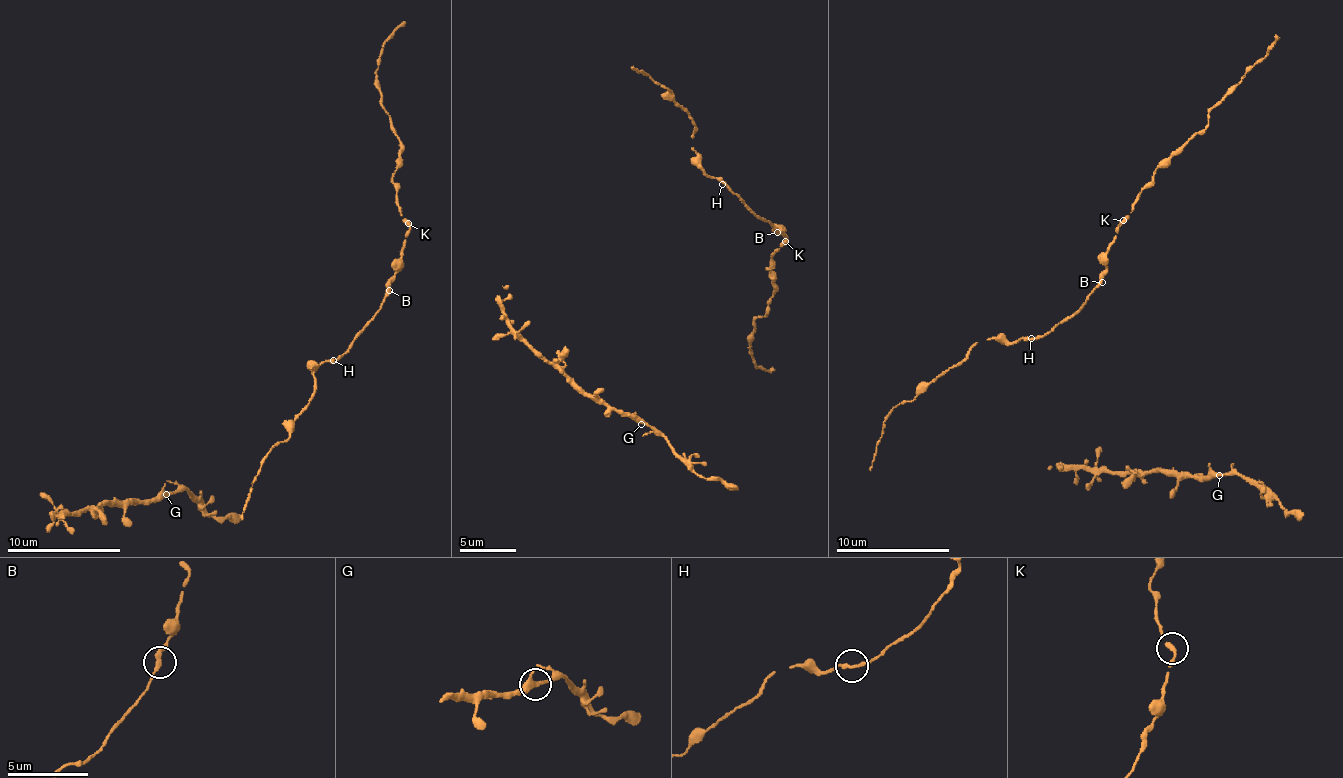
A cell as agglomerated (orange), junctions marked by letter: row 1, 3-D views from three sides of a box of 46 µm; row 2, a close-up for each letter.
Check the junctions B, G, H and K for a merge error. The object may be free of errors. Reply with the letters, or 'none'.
none

